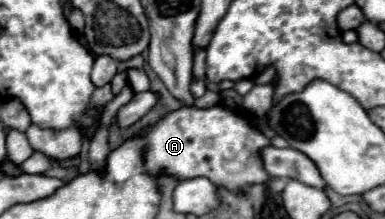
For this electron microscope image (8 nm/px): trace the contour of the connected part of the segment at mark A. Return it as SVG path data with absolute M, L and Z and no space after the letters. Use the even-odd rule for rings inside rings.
M222 104L212 108L182 106L180 110L168 112L162 120L158 120L158 124L144 128L144 136L148 140L144 168L154 176L160 172L182 180L206 176L216 186L224 186L228 190L242 190L248 184L266 182L270 178L258 156L258 150L268 146L270 140L260 130L252 128L248 118L228 110ZM244 150L246 158L240 158Z

